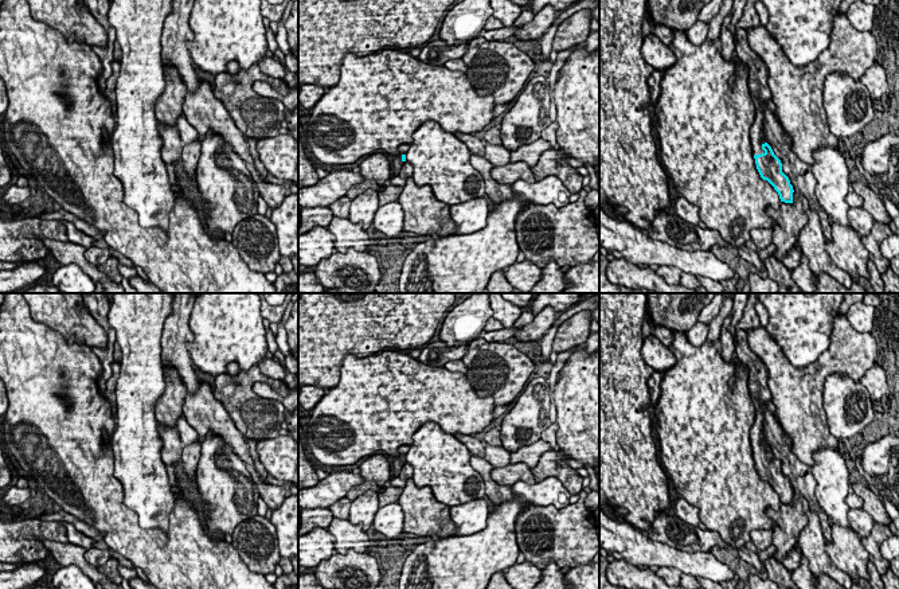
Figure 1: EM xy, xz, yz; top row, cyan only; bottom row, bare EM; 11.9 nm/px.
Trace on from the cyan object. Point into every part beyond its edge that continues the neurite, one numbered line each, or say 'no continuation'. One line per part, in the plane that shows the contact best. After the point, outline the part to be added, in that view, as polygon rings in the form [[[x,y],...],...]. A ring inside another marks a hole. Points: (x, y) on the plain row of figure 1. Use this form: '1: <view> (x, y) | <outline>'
1: yz (758, 377) | [[[750,293],[742,319],[735,327],[734,340],[735,355],[739,358],[742,364],[748,367],[748,389],[757,409],[755,422],[751,429],[751,445],[754,456],[761,456],[765,455],[762,445],[767,444],[762,430],[765,416],[761,406],[765,405],[767,407],[767,403],[773,399],[767,386],[767,368],[761,358],[750,348],[747,339],[747,332],[759,327],[759,323],[753,320],[758,316],[755,311],[755,301],[757,293]]]

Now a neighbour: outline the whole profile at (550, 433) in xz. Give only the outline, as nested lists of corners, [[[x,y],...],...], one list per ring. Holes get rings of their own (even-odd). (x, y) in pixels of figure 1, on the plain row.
[[[554,422],[542,433],[540,437],[543,441],[550,444],[551,449],[558,449],[556,432],[558,425]]]

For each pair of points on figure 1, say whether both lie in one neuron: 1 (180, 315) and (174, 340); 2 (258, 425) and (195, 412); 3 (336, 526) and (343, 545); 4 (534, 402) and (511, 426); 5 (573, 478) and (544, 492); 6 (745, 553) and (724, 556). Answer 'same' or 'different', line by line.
1: same
2: different
3: same
4: same
5: different
6: different

